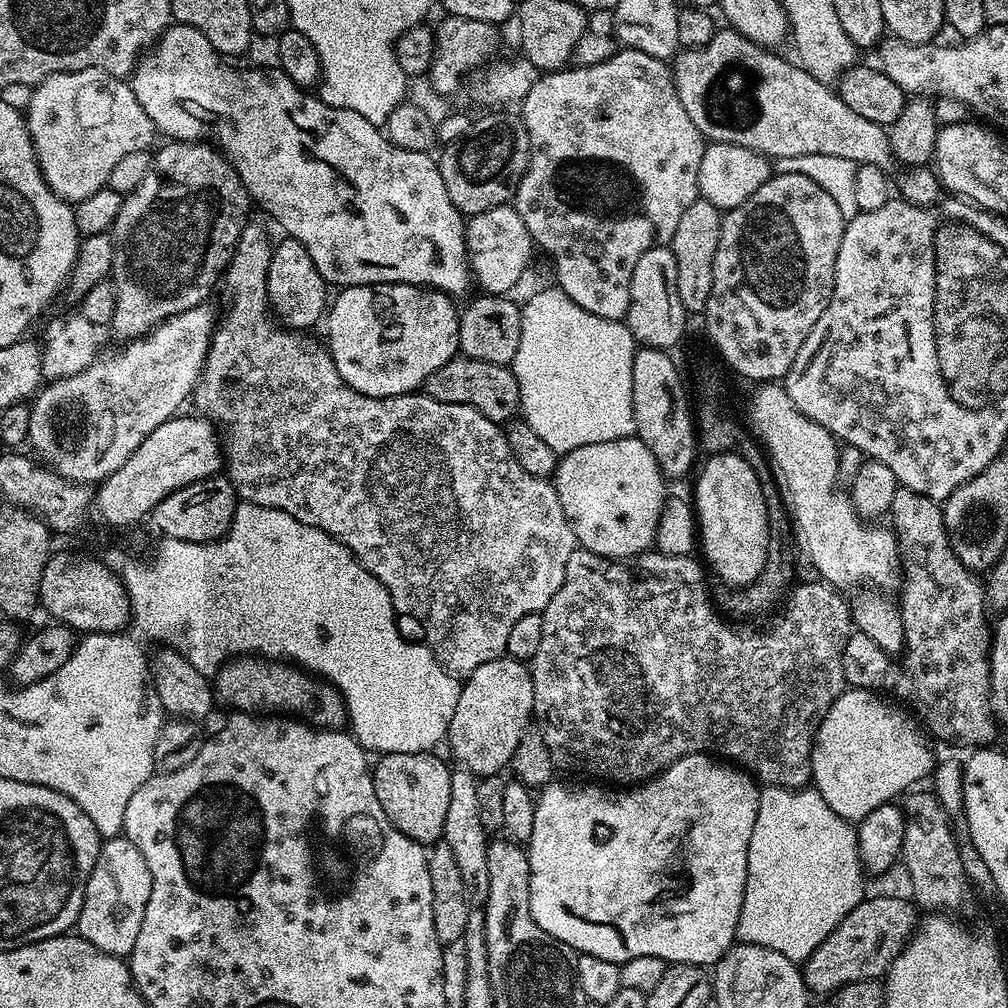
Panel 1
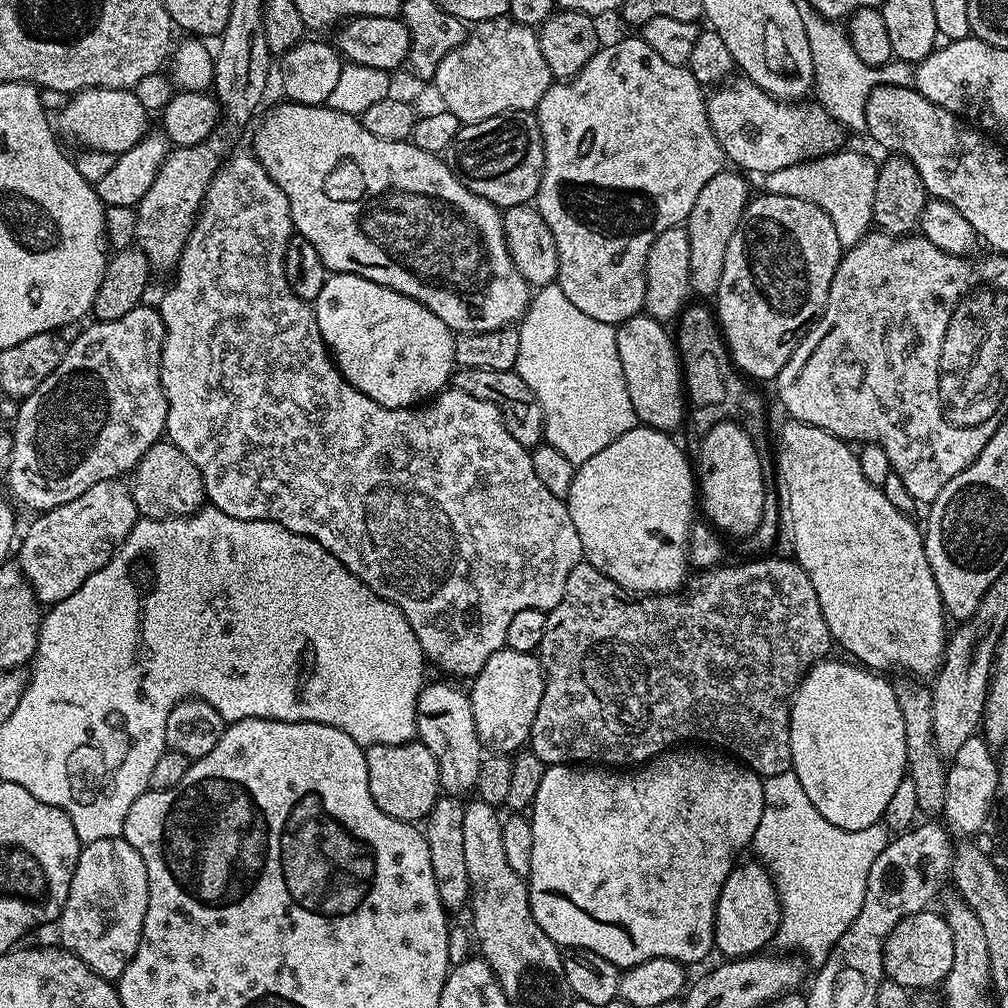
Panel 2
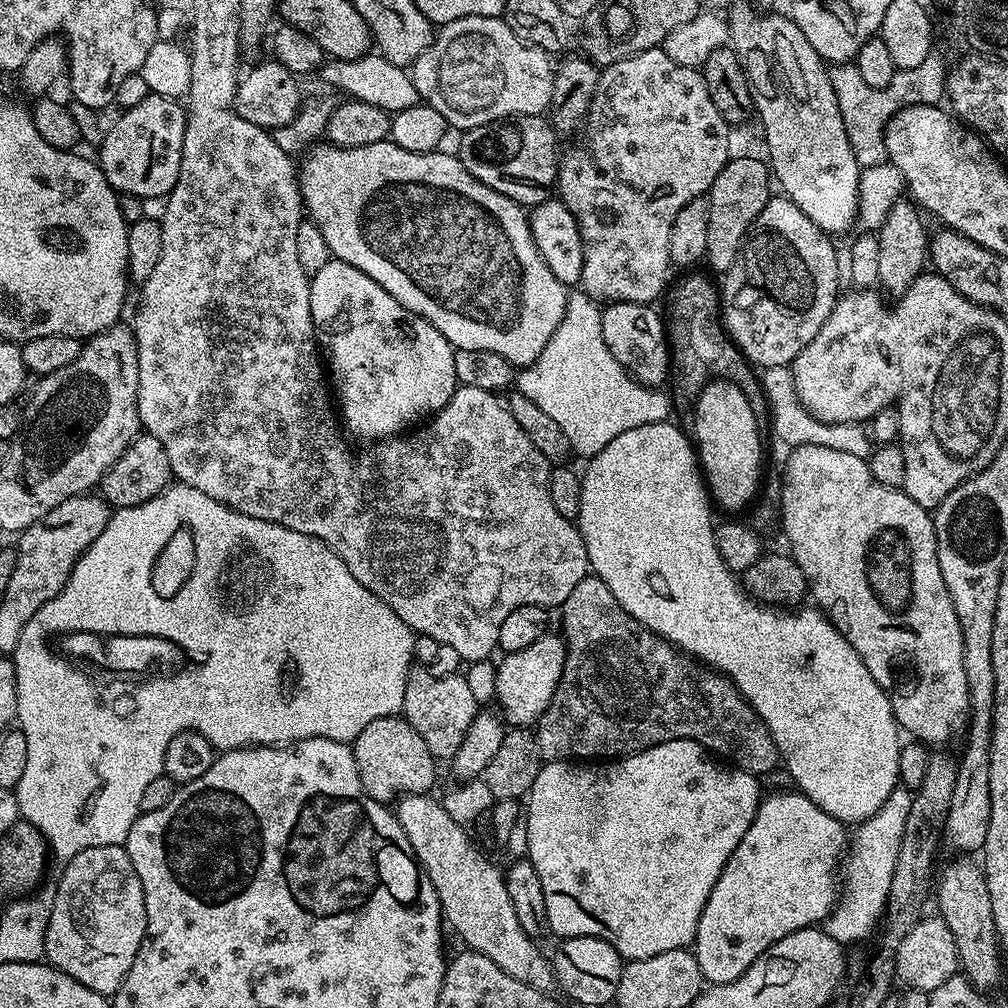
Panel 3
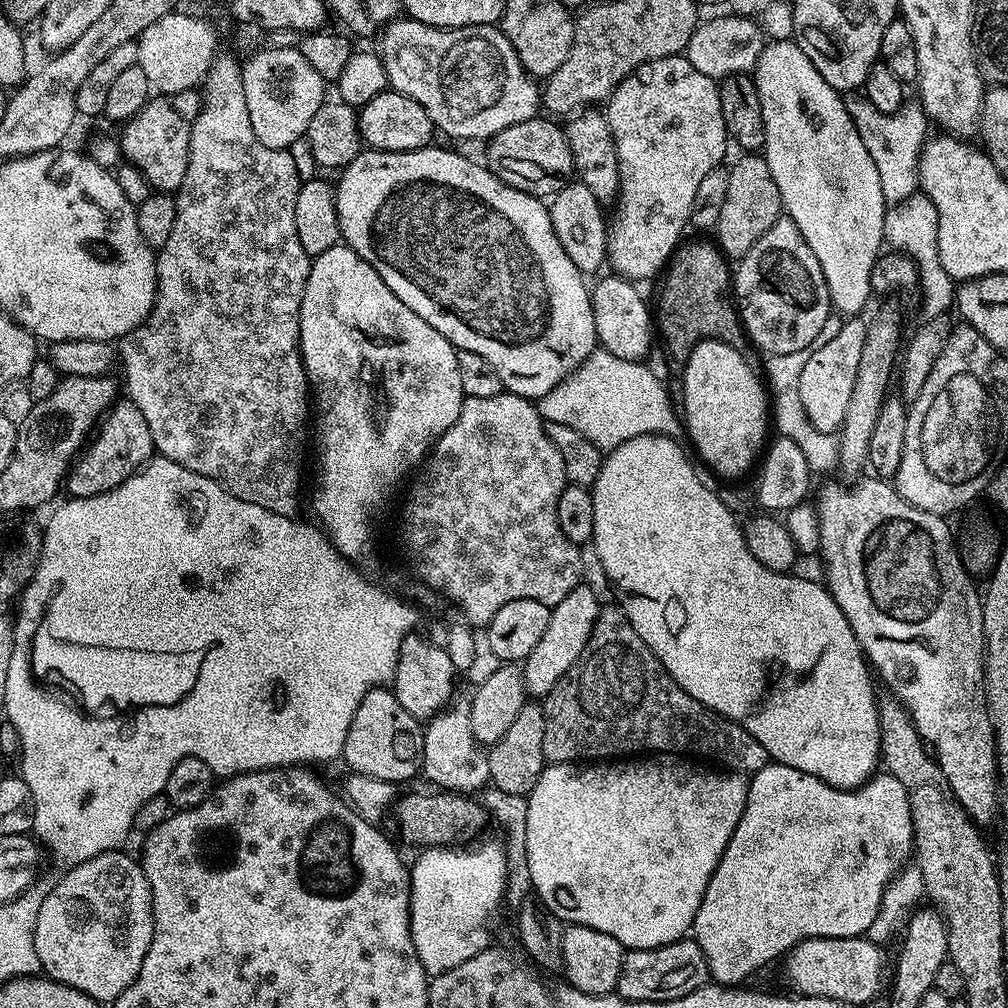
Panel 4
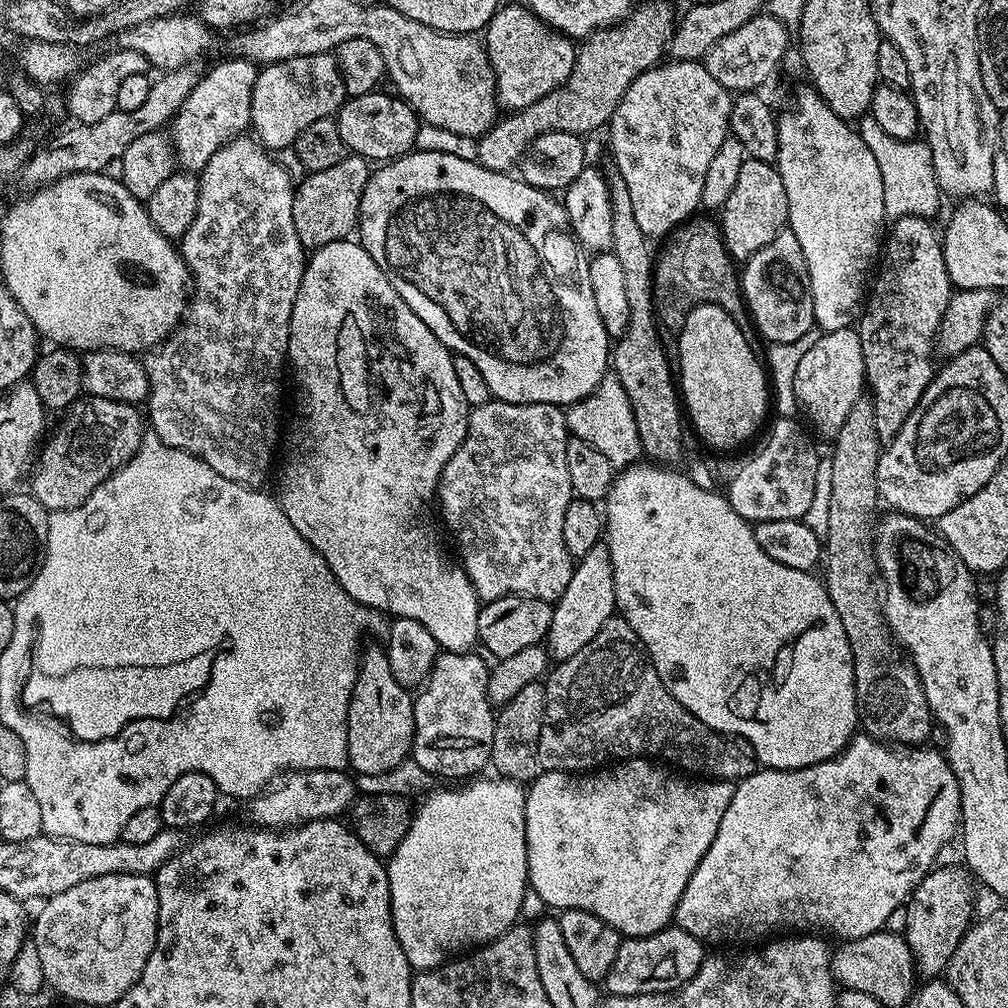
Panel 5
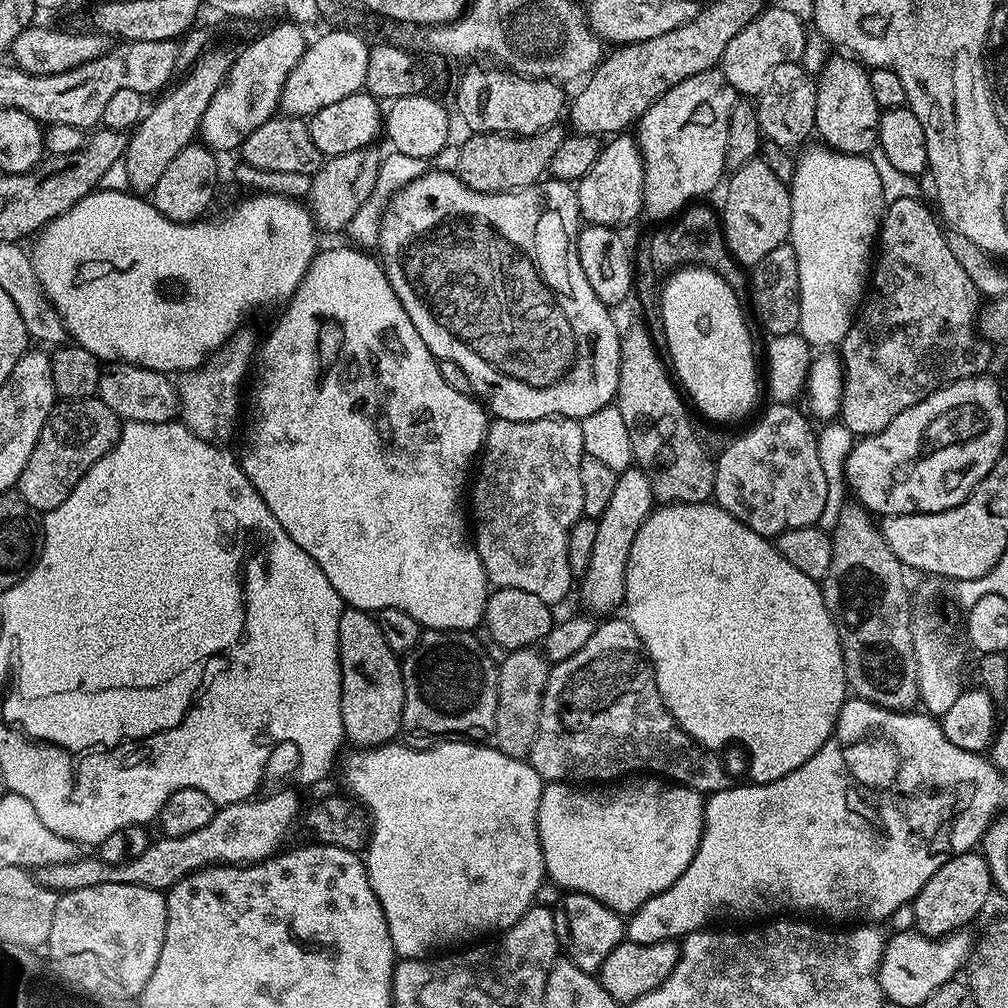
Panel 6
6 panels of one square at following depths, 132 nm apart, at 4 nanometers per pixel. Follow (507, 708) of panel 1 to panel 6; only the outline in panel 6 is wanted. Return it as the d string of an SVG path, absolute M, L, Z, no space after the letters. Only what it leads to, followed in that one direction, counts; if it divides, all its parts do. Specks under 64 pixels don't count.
M638 466L630 467L625 472L619 473L616 477L614 494L610 497L610 502L606 505L604 513L596 520L598 535L594 541L594 550L590 553L590 566L578 584L578 592L580 588L580 596L584 599L585 606L589 608L585 608L589 613L608 612L604 614L612 614L615 613L612 612L615 608L619 609L623 605L626 594L626 562L630 558L630 546L634 546L634 538L638 534L642 522L653 511L654 497L647 474Z

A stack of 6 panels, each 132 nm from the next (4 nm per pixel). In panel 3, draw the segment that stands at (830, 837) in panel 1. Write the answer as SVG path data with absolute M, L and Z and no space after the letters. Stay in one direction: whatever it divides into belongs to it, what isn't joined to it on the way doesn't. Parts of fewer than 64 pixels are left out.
M898 786L886 798L886 802L879 808L871 818L864 821L855 829L850 840L850 847L846 852L846 868L848 864L848 893L839 897L838 903L832 909L831 916L823 921L824 931L830 934L840 944L851 946L855 940L864 940L872 932L872 927L877 927L887 907L888 895L890 894L890 882L894 878L894 866L898 862L898 848L902 846L902 836L906 834L906 818L908 817L908 806L910 803L909 789Z

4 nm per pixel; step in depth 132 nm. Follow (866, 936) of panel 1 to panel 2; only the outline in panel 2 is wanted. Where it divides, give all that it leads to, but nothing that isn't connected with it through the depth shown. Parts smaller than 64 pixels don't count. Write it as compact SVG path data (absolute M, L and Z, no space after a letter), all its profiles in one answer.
M932 911L915 912L902 918L884 939L884 975L887 979L898 982L898 986L915 990L915 988L932 988L935 984L936 987L943 985L954 966L954 937L950 934L950 926L939 911L937 913Z

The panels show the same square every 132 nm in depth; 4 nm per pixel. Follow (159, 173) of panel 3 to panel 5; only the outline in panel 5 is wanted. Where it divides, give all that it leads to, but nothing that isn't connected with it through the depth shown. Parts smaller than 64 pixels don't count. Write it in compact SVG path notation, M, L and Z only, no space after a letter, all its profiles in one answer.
M227 58L216 64L186 94L186 100L170 121L170 141L174 160L183 171L199 174L221 146L245 135L252 123L250 102L257 65L249 60Z

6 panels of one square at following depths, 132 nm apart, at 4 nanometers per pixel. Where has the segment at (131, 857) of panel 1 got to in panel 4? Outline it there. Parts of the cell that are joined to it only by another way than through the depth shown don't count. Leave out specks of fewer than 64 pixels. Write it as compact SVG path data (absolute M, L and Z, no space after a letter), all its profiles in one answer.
M124 850L103 852L94 858L83 860L81 864L71 865L65 872L68 873L49 892L45 891L43 893L44 901L38 910L38 926L34 926L34 950L38 950L38 962L43 975L49 980L56 980L60 984L70 986L95 1000L101 1002L117 1000L122 994L122 990L126 990L126 986L130 986L130 982L134 982L134 978L138 978L138 970L142 970L142 962L146 958L146 950L150 950L150 942L152 941L152 891L148 885L146 874L143 867L137 861L135 864L124 853Z

